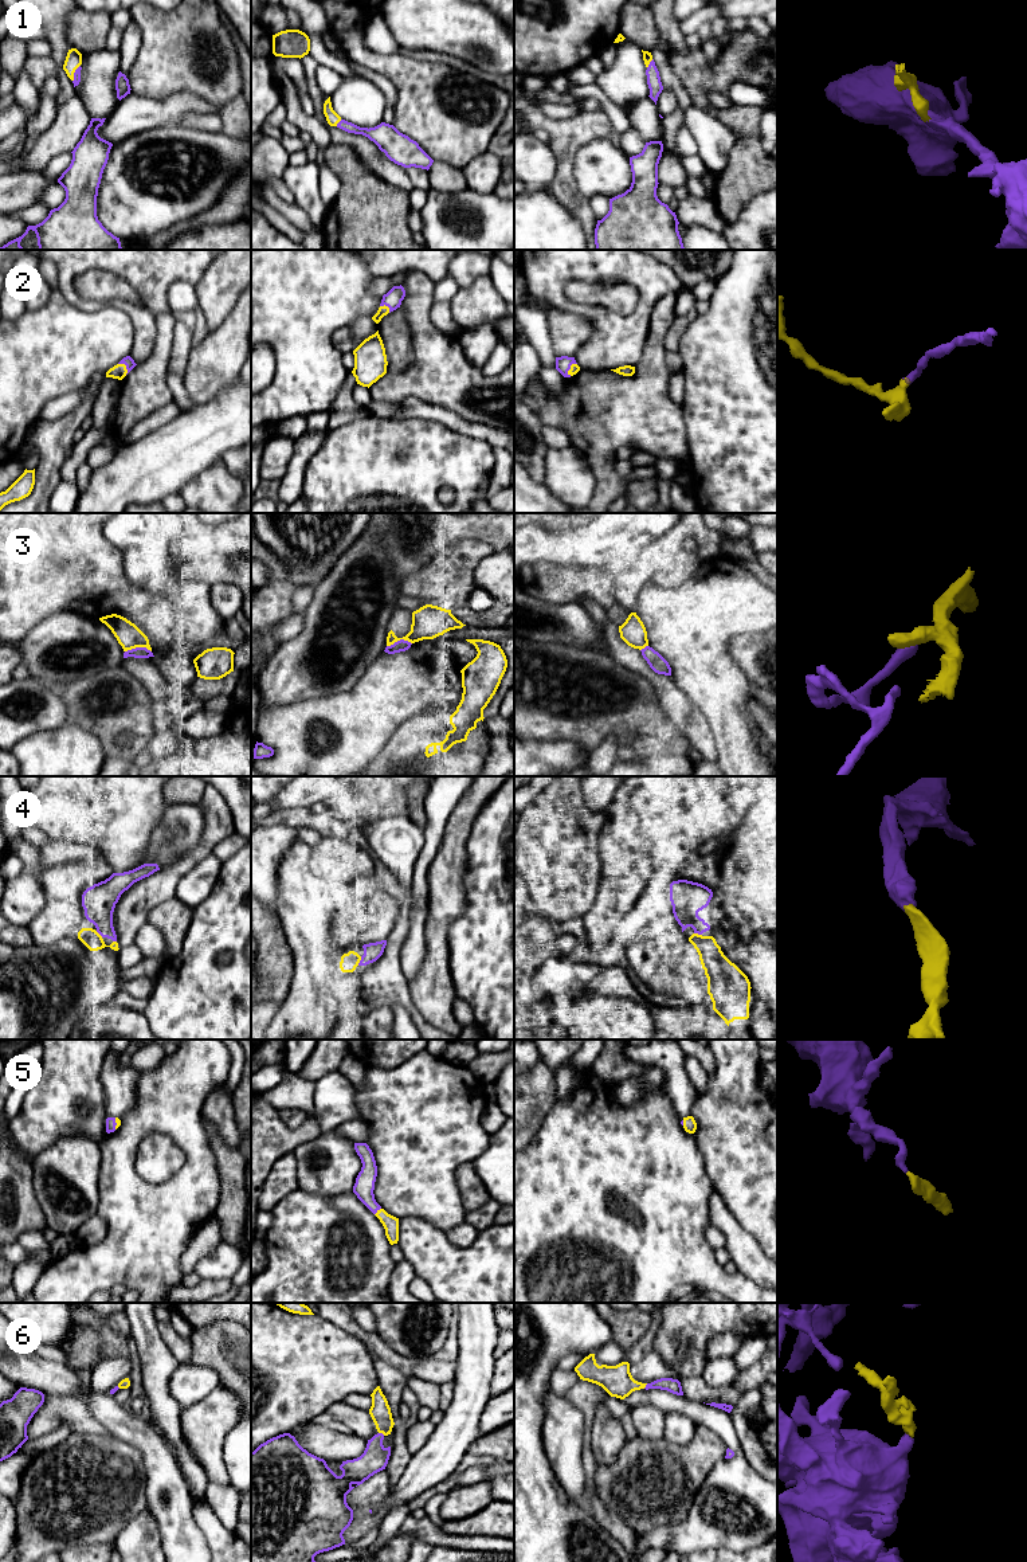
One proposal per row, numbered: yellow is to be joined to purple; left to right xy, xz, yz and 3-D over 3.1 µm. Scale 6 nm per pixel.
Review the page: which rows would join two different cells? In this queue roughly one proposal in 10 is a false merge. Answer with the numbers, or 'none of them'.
3

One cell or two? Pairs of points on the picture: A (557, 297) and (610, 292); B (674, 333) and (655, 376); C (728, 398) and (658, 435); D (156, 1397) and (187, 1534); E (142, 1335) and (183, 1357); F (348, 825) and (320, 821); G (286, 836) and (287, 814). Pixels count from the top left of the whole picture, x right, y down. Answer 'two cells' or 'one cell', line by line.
A: two cells
B: two cells
C: two cells
D: two cells
E: two cells
F: one cell
G: two cells

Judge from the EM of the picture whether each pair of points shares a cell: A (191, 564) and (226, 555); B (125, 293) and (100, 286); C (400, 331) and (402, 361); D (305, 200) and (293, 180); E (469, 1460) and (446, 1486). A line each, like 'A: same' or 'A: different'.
A: same
B: same
C: same
D: same
E: same

